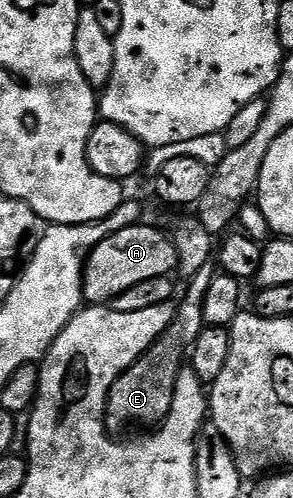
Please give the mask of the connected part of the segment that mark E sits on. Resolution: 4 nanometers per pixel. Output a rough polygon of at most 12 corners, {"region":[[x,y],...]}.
{"region":[[209,260],[159,339],[115,380],[104,405],[111,434],[163,424],[178,375],[205,329]]}

